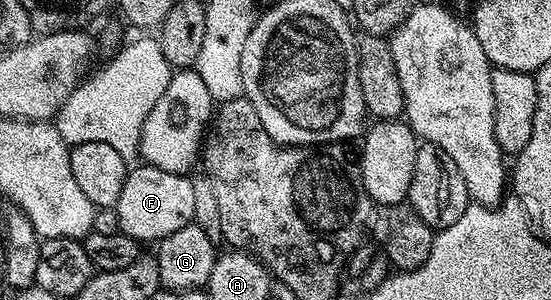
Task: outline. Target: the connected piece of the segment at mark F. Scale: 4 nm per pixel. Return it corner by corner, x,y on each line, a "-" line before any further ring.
143,163
142,168
131,167
126,174
124,190
116,205
118,227
126,235
139,242
154,240
160,242
168,234
176,234
194,220
196,194
194,180
180,172
165,172

